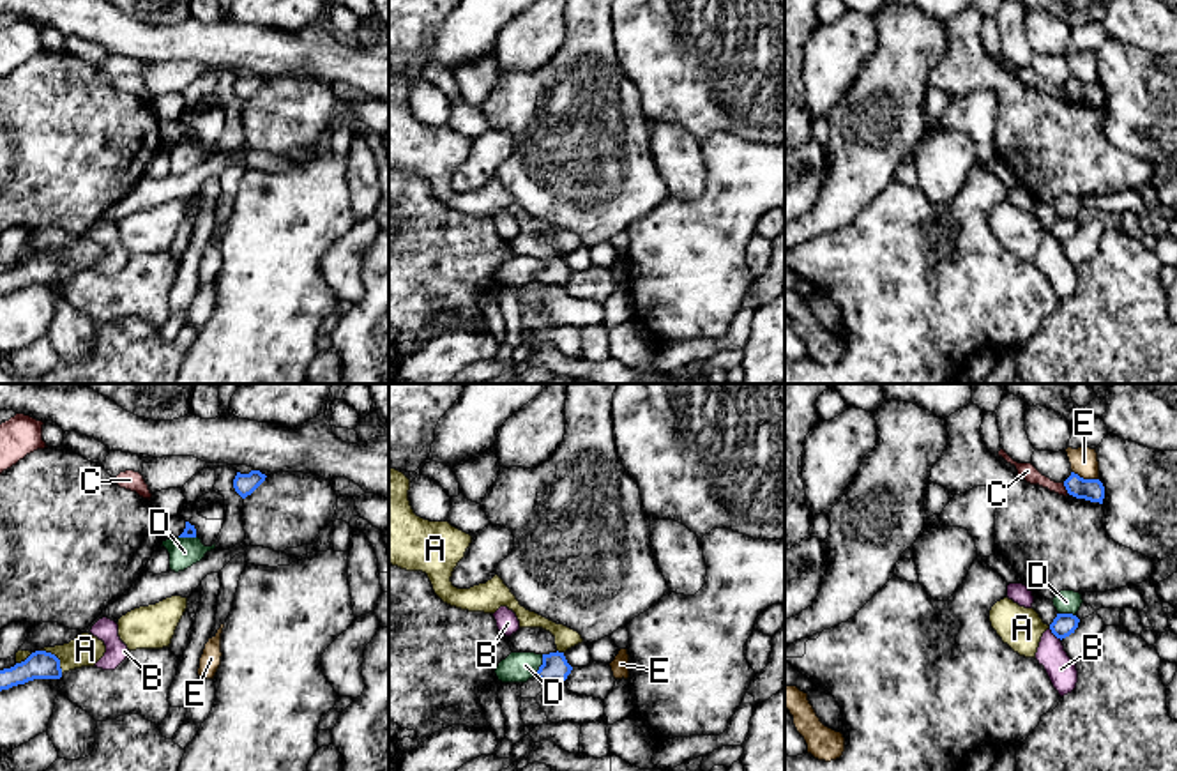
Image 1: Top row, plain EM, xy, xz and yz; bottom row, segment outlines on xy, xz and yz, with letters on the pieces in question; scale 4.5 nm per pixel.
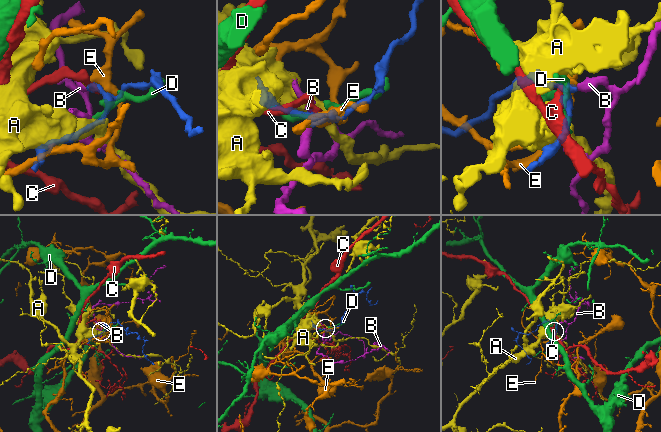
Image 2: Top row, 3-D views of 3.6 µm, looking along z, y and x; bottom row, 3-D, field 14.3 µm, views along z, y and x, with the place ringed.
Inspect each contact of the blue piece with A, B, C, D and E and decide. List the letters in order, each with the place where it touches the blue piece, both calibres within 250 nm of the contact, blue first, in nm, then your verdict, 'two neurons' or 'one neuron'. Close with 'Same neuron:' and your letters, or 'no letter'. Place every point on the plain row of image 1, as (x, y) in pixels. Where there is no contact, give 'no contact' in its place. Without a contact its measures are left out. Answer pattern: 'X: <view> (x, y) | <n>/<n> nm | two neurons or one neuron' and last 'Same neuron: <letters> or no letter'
A: xy (57, 262) | 130/150 nm | two neurons
B: yz (1055, 239) | 100/140 nm | two neurons
C: yz (1066, 92) | 100/80 nm | two neurons
D: xz (541, 269) | 120/140 nm | two neurons
E: yz (1085, 83) | 100/130 nm | two neurons
Same neuron: no letter

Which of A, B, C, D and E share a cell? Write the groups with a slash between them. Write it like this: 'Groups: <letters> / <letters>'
Groups: A / B / C / D / E

